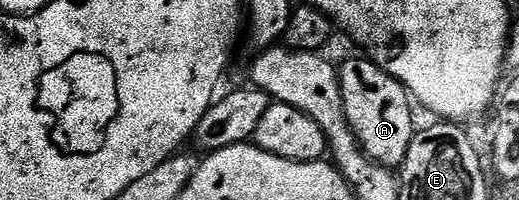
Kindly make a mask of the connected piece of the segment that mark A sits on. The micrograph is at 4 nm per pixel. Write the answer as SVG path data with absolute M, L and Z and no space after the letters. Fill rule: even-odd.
M359 56L356 61L347 61L338 66L345 119L367 158L378 165L402 166L409 143L417 132L415 117L411 114L412 98L400 81L390 77L366 56Z

